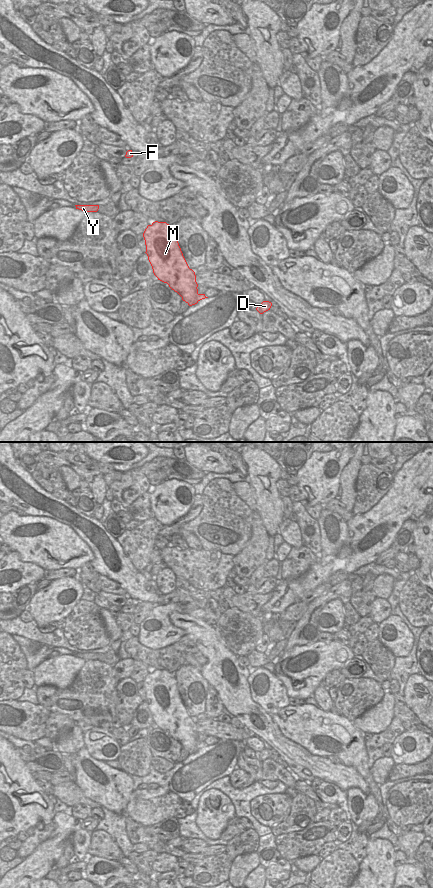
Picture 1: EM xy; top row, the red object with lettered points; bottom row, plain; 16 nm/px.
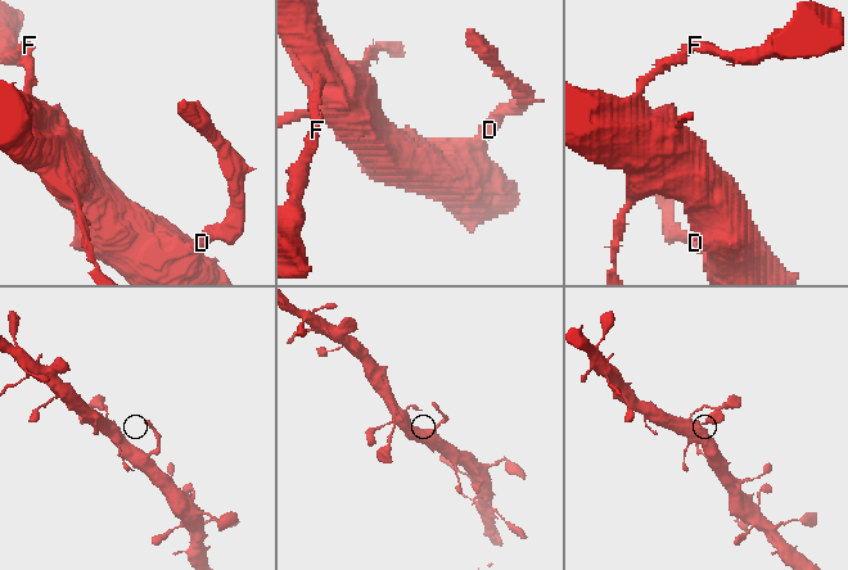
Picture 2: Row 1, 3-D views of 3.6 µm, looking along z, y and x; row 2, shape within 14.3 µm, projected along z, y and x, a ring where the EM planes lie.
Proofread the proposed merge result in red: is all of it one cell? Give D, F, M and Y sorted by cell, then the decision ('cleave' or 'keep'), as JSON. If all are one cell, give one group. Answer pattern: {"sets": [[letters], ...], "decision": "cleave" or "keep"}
{"sets": [["D"], ["F", "M", "Y"]], "decision": "cleave"}

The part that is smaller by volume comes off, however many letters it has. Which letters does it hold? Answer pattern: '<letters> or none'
D

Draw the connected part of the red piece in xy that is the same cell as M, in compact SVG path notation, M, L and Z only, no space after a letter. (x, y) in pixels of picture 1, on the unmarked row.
M155 669L143 681L146 702L158 728L167 731L189 754L208 746L198 741L195 720L189 716L174 673Z

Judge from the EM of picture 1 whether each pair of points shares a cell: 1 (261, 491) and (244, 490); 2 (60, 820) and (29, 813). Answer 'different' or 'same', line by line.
1: different
2: different

